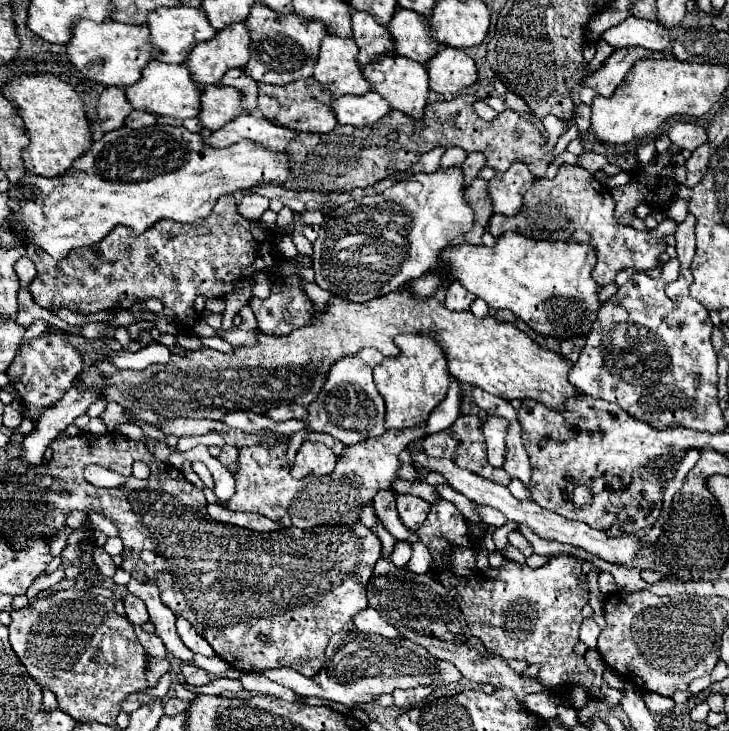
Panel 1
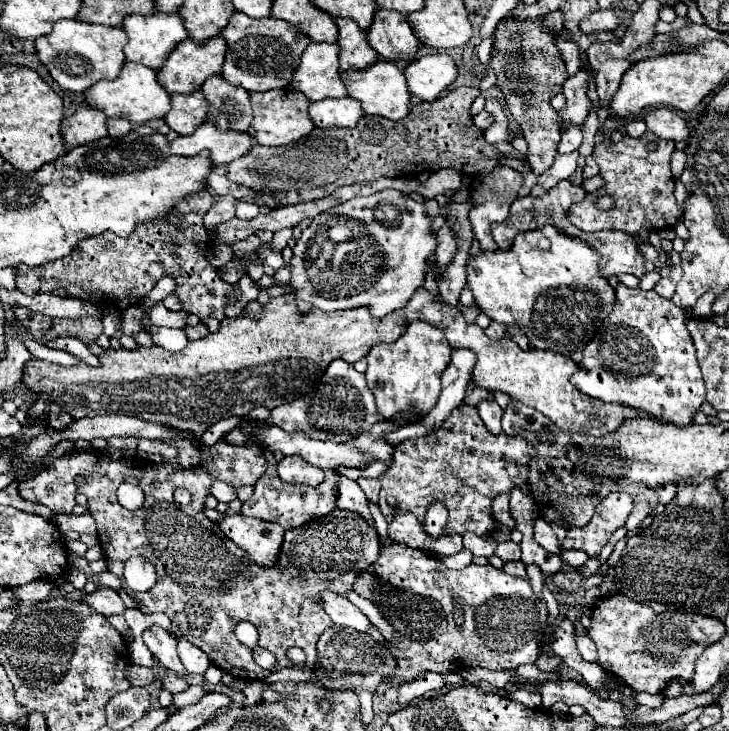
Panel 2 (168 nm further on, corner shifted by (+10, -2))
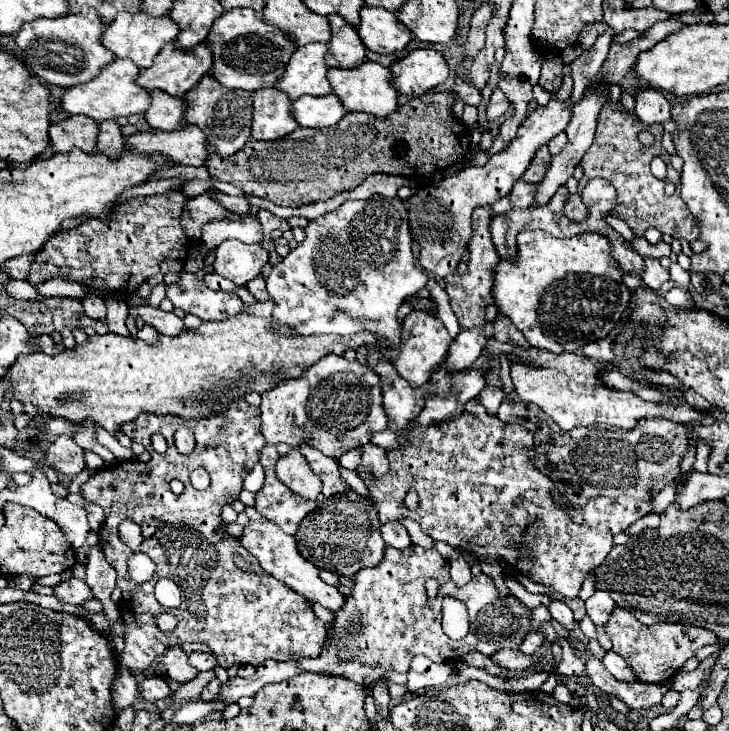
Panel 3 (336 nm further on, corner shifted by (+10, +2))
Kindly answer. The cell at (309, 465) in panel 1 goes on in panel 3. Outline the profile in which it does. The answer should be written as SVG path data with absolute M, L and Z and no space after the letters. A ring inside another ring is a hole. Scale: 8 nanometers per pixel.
M292 448L288 454L280 456L276 464L276 476L280 482L284 482L294 494L302 498L316 500L320 496L322 482L320 478L310 470L308 460L300 452L300 448Z

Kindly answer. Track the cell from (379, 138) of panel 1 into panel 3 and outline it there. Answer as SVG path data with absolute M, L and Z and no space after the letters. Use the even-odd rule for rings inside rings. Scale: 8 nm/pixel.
M428 92L408 100L388 118L376 118L364 112L348 112L336 126L314 130L298 128L276 142L248 140L242 150L224 158L208 156L210 174L238 186L244 194L266 198L278 206L304 206L316 200L328 200L342 190L360 186L372 174L426 176L464 160L470 152L470 130L454 118L452 104L456 94Z

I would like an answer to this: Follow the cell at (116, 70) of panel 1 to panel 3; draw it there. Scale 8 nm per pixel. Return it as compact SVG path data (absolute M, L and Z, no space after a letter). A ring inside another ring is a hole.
M86 6L80 14L68 14L66 18L46 18L24 24L22 30L16 34L16 44L22 50L22 58L34 76L44 78L48 84L70 88L90 82L100 74L104 66L116 60L110 50L104 50L104 30L106 26L98 18L96 10Z

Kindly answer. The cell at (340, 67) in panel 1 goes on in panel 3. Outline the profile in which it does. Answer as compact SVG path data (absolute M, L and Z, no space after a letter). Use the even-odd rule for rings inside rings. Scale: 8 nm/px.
M306 44L300 46L290 58L284 76L276 84L278 90L286 92L292 100L300 96L326 96L332 94L332 86L326 78L328 44Z

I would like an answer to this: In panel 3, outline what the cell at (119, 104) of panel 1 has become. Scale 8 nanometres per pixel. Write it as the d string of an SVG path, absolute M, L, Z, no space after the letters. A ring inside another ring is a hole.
M68 116L50 128L50 146L54 152L68 152L74 146L94 152L98 124L88 116Z

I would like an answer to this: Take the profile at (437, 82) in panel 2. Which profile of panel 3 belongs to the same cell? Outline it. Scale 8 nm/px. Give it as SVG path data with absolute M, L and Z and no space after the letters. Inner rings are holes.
M432 48L412 50L408 56L396 60L390 70L398 82L398 92L406 96L422 96L434 90L446 82L450 72L446 58Z

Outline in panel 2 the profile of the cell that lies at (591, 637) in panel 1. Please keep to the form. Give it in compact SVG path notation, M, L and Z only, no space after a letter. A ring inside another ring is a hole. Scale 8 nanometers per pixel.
M578 636L576 644L578 644L578 650L580 650L584 660L596 662L596 646L594 646L594 642L588 636Z

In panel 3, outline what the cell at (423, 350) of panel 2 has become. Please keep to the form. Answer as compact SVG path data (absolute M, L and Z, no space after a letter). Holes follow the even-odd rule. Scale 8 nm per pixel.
M412 310L402 324L402 340L400 344L384 350L382 354L386 358L390 358L392 366L396 368L396 372L412 386L412 388L420 388L424 386L424 382L430 380L430 376L436 372L438 364L444 362L446 354L448 354L448 346L452 344L452 336L448 334L448 330L444 328L444 324L428 314L428 312L418 312Z

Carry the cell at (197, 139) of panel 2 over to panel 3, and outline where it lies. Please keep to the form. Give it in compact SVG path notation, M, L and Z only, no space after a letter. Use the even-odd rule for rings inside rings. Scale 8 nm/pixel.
M186 124L176 132L138 132L124 138L124 144L132 152L140 154L164 154L176 164L202 166L210 154L208 138L198 126Z

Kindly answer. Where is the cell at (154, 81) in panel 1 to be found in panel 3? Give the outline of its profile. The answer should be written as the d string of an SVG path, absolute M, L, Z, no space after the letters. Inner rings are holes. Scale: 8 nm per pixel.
M114 60L92 82L68 88L62 96L62 108L68 114L84 114L84 116L94 118L96 122L102 122L102 120L108 120L108 118L144 114L150 106L150 92L136 84L138 74L140 74L140 68L134 62Z

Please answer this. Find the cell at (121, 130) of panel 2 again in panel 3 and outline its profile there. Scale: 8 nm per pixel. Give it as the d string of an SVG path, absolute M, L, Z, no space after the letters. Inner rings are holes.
M104 120L100 124L98 150L116 158L122 152L122 146L124 146L124 136L120 132L120 124L116 120Z

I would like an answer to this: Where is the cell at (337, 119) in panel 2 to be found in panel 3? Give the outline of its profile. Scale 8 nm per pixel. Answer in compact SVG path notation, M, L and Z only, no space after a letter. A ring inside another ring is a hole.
M336 94L304 96L292 104L294 118L304 128L328 128L338 124L348 112Z

